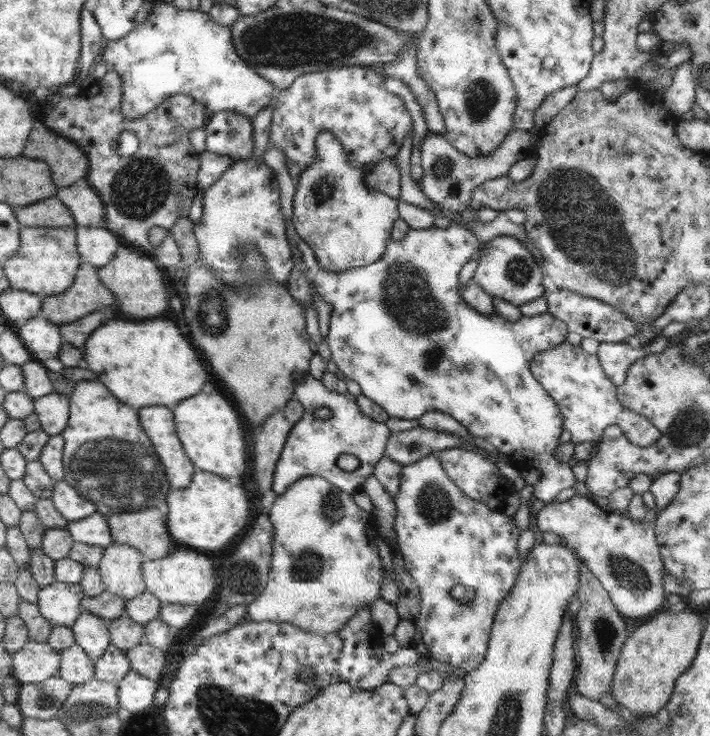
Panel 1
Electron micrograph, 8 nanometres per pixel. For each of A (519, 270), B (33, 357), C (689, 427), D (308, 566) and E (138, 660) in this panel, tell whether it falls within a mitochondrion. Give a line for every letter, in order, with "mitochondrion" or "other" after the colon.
A: mitochondrion
B: other
C: mitochondrion
D: mitochondrion
E: other

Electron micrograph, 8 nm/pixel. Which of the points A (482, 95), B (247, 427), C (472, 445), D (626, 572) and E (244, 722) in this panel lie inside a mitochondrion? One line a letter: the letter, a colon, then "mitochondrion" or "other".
A: mitochondrion
B: other
C: other
D: mitochondrion
E: mitochondrion

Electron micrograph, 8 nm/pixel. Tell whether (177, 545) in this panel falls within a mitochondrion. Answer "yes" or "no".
no

